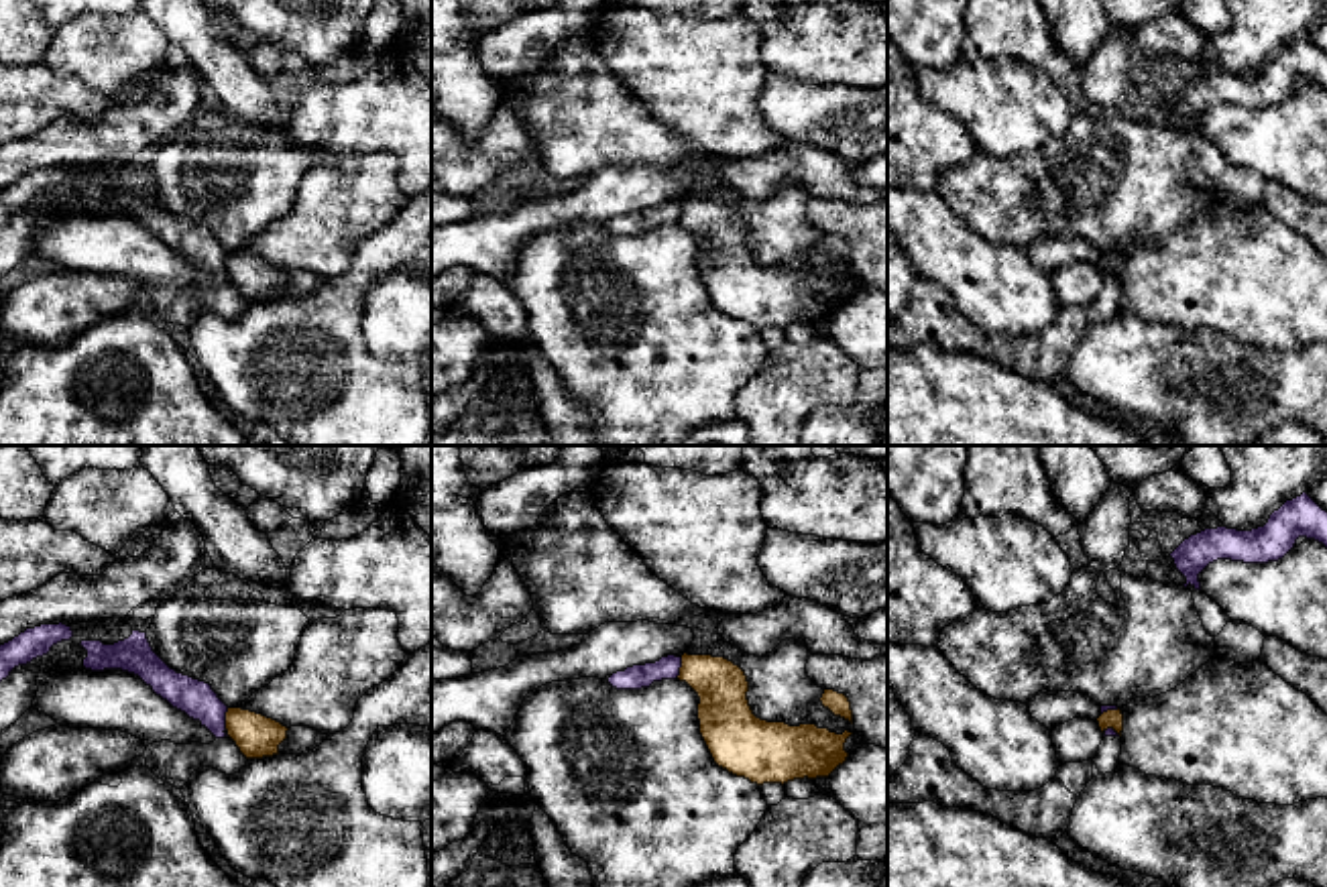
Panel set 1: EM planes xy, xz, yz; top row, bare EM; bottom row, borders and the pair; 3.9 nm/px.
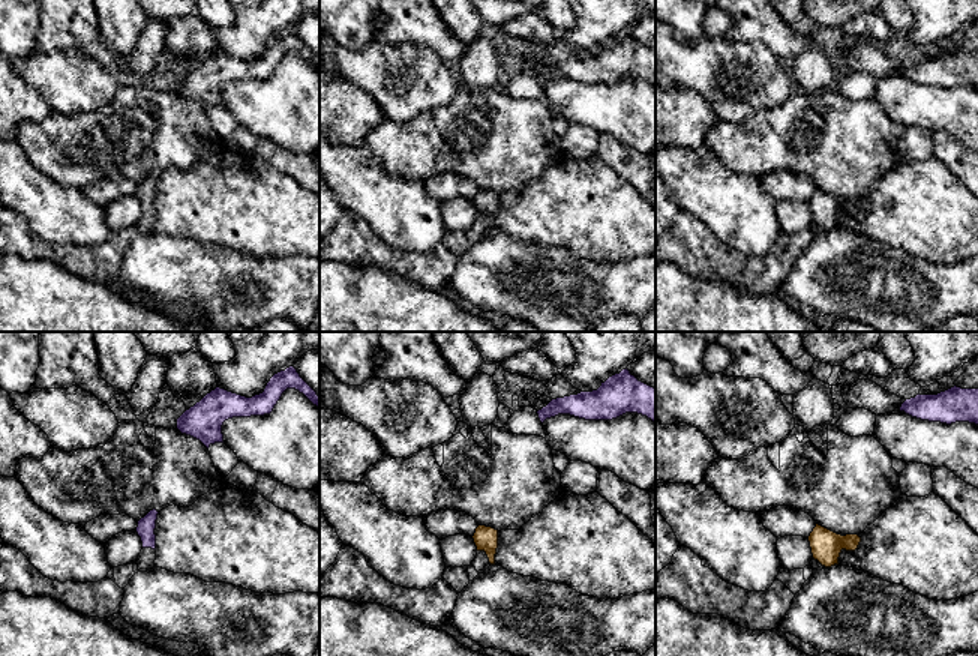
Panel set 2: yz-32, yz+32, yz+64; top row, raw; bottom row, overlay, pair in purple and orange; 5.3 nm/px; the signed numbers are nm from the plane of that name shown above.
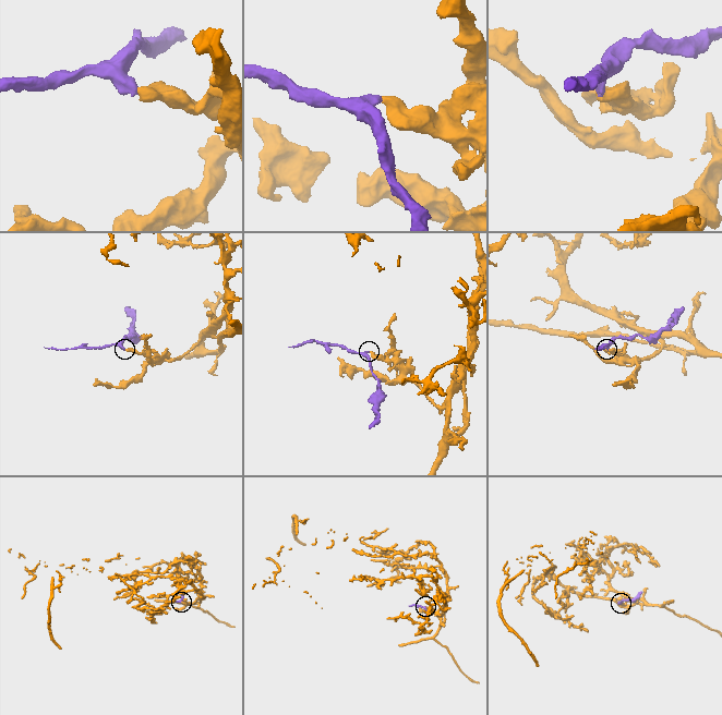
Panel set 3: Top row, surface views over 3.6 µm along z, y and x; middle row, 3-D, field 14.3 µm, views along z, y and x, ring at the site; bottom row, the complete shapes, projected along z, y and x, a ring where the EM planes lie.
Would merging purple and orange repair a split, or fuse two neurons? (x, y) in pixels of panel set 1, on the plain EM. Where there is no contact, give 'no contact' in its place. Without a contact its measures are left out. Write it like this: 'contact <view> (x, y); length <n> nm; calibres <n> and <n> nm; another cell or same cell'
contact xy (224, 263); length 90 nm; calibres 150 and 170 nm; another cell

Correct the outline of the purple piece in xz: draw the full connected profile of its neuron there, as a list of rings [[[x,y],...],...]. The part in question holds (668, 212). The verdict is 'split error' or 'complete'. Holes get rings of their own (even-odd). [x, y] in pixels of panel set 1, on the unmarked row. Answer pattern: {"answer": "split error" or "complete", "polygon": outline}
{"answer": "complete", "polygon": [[[668,199],[655,208],[633,210],[625,216],[617,216],[609,222],[609,228],[617,234],[641,234],[653,226],[676,224],[680,220],[682,201]]]}

